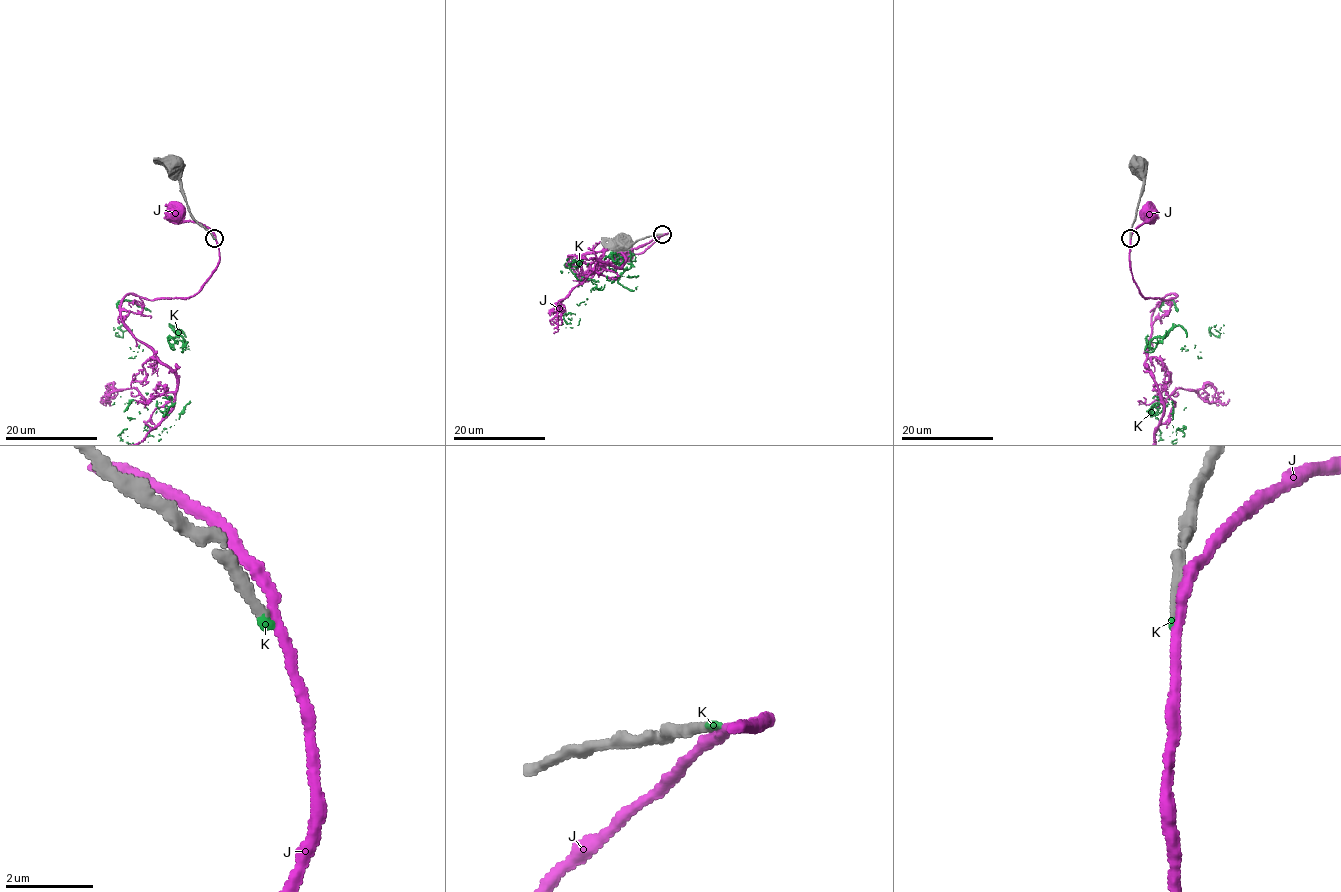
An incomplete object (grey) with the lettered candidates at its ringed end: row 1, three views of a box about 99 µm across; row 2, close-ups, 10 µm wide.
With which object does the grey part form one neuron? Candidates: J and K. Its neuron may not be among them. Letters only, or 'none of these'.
K

